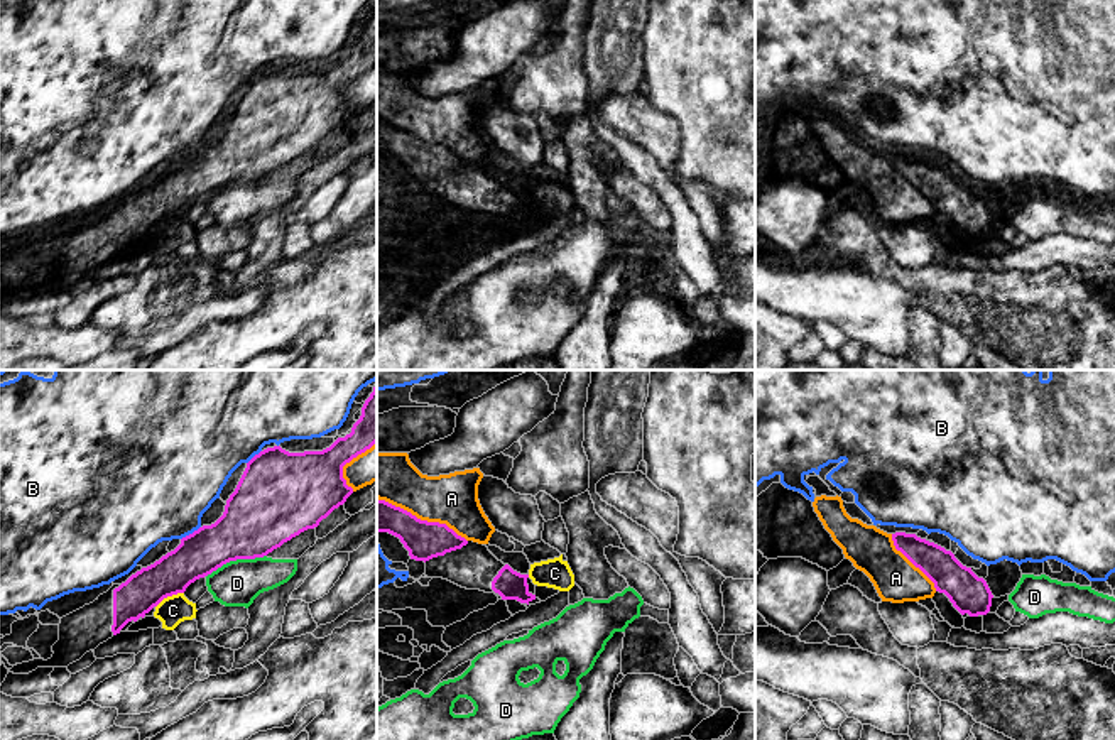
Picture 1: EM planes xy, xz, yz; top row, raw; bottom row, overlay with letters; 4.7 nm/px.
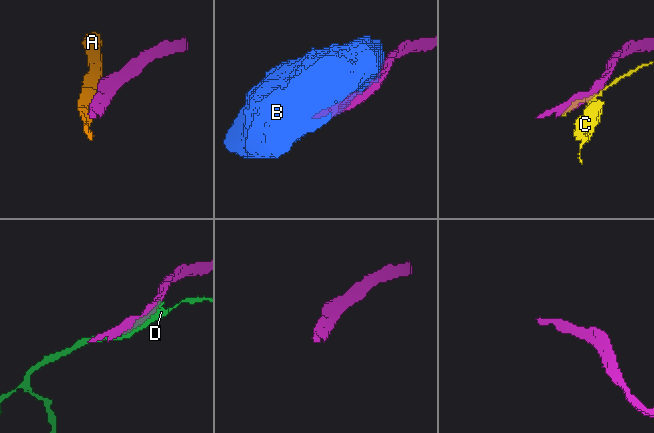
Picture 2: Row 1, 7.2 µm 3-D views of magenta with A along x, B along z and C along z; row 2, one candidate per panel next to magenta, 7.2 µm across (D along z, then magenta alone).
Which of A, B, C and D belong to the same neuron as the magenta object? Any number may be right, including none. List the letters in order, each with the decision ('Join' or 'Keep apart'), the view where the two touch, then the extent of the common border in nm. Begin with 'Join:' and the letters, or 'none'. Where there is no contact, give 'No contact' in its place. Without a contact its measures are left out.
Join: none
A: Keep apart. Touches magenta in xz. Shared border 460 nm
B: Keep apart. Touches magenta in xy. Shared border 120 nm
C: Keep apart. Touches magenta in xy. Shared border 150 nm
D: Keep apart. Touches magenta in xy. Shared border 300 nm

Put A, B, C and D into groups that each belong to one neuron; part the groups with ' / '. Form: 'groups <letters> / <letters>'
groups A / B / C / D

